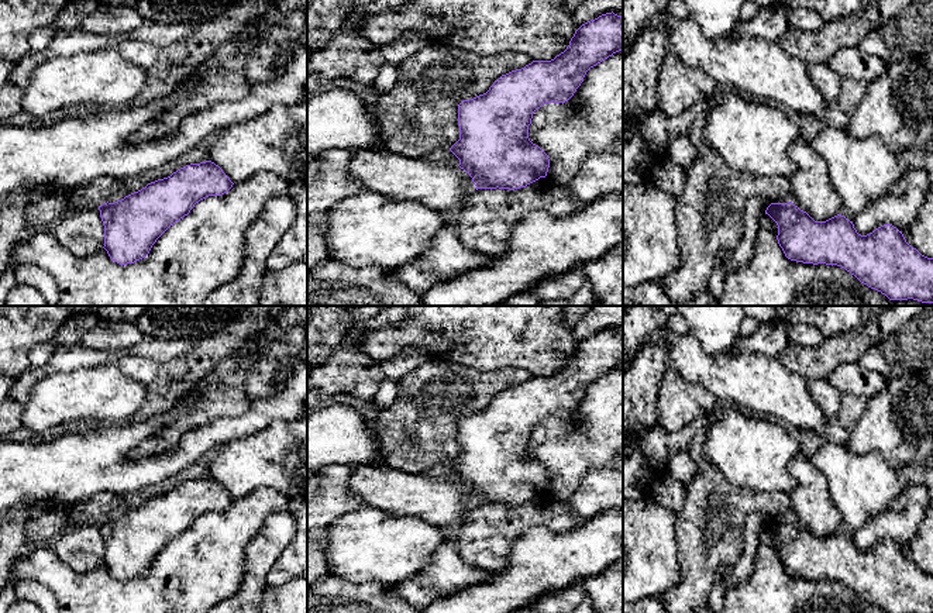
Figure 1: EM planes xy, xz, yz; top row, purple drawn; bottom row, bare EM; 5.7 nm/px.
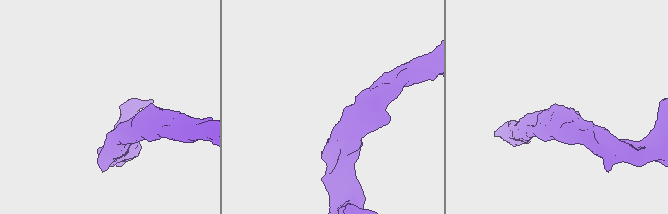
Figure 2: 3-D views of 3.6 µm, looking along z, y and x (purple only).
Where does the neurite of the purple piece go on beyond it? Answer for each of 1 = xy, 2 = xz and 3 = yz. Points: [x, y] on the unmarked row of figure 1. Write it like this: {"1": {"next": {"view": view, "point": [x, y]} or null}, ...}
{"1": {"next": null}, "2": {"next": null}, "3": {"next": null}}

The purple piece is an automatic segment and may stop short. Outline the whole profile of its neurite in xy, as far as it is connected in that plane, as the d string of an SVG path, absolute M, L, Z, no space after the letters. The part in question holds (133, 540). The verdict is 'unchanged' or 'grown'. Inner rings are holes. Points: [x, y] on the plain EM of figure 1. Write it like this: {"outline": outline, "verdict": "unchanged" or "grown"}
{"outline": "M211 476L186 481L171 492L148 499L114 519L99 521L104 541L104 565L111 576L127 581L145 574L156 555L209 512L233 503Z", "verdict": "unchanged"}

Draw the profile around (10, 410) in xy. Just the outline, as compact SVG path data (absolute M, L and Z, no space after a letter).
M144 337L138 344L111 349L94 351L83 345L55 347L49 361L42 366L28 366L18 378L16 378L8 396L0 404L0 437L6 437L21 427L21 414L24 404L30 397L31 388L42 378L61 372L72 372L82 368L114 365L125 355L137 355L149 358L158 364L183 357L192 349L194 341L161 340Z

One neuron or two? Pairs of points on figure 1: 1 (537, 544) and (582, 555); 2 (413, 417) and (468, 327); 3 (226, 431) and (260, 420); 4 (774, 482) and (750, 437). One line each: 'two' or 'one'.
1: one
2: two
3: one
4: one

